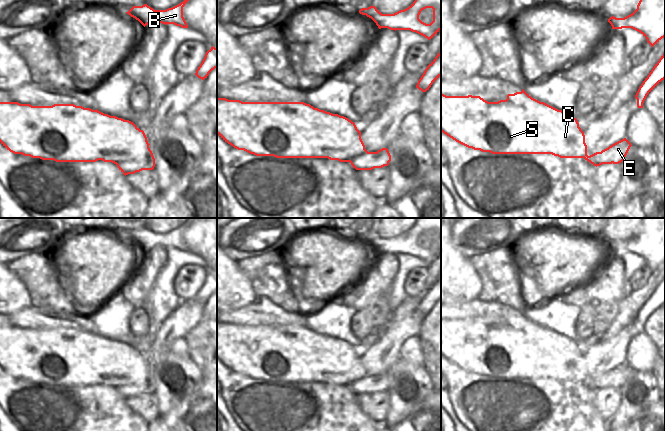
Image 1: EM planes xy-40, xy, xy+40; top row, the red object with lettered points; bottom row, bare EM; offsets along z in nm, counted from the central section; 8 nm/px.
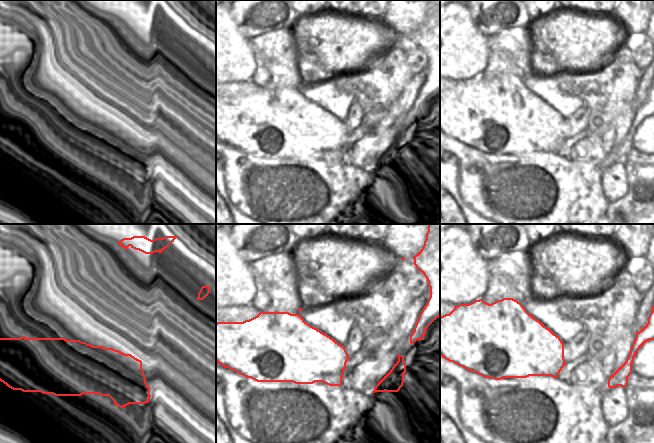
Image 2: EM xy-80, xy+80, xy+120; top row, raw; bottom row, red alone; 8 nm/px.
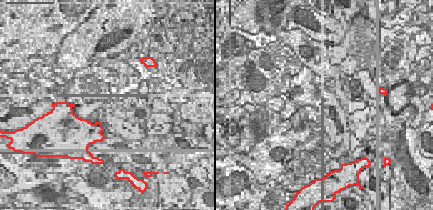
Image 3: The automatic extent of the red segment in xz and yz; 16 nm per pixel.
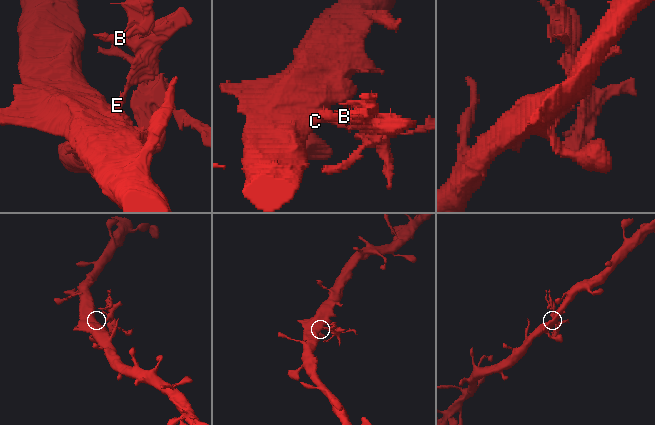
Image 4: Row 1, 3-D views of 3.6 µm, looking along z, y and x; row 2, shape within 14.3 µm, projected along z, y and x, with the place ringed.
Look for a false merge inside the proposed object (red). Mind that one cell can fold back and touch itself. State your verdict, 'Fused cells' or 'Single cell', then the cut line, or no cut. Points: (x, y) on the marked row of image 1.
Fused cells. Split along xy (377, 151), (378, 156), (383, 157), (388, 162)

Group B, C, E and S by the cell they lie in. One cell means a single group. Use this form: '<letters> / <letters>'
B E / C S

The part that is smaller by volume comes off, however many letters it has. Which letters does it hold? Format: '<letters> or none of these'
B, E

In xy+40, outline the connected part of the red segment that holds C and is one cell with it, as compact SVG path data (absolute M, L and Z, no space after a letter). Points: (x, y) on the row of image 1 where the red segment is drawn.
M523 89L521 92L508 94L506 100L498 102L488 102L480 96L441 94L441 132L468 148L492 154L552 154L560 158L584 158L596 167L612 164L602 157L602 152L587 155L585 135L576 118L532 98Z

